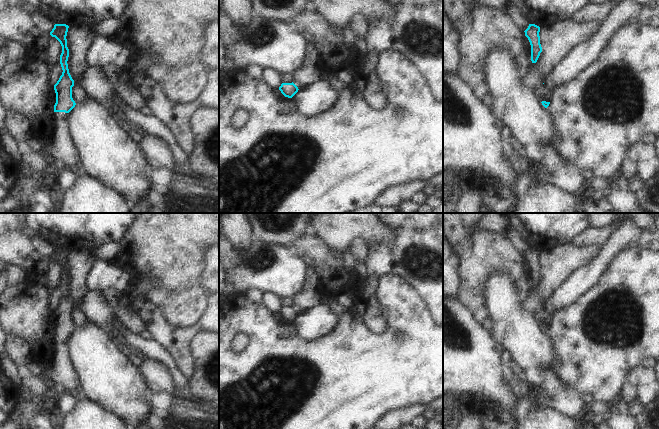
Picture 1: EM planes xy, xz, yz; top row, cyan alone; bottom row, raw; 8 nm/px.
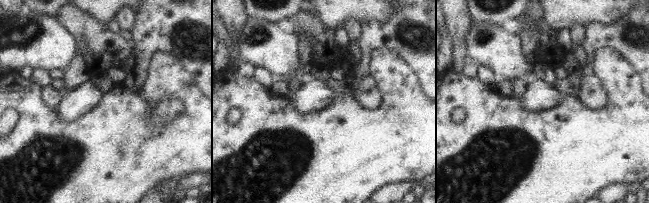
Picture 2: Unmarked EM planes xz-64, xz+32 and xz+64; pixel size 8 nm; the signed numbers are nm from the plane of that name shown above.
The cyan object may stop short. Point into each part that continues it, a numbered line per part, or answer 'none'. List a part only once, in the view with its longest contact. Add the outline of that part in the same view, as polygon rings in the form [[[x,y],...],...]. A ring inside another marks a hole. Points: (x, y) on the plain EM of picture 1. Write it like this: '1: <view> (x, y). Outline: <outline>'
1: xy (60, 371). Outline: [[[54,336],[55,353],[50,364],[44,369],[46,380],[60,384],[66,390],[76,390],[79,395],[78,377],[70,363],[65,336]]]

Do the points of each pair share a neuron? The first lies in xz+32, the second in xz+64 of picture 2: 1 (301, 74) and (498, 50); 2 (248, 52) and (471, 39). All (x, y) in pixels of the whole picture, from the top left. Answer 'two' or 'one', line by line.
1: two
2: one

